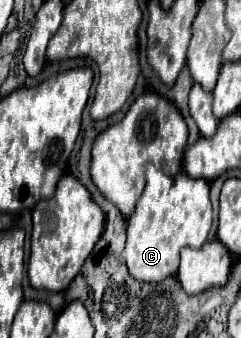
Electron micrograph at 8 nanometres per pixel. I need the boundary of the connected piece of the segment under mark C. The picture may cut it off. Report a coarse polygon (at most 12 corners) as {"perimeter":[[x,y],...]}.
{"perimeter":[[148,165],[128,217],[130,277],[174,277],[180,249],[204,245],[208,181]]}

